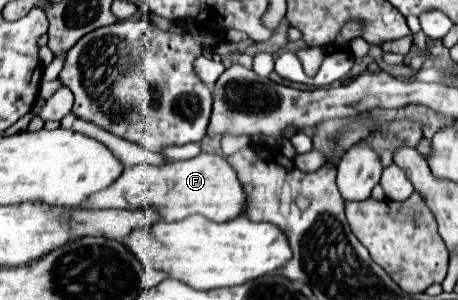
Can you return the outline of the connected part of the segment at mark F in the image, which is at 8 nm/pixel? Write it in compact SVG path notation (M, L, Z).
M199 154L191 160L169 162L163 166L137 164L125 168L123 176L111 184L111 188L97 192L87 200L89 208L145 208L153 206L163 212L167 222L183 220L191 214L201 214L213 222L235 220L247 210L247 192L237 178L237 172L231 168L225 156L217 154Z

